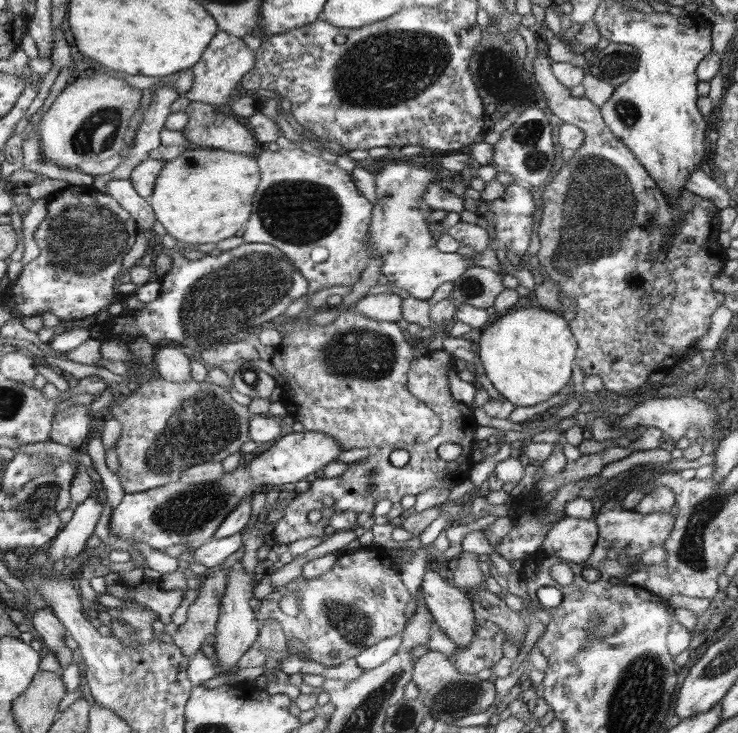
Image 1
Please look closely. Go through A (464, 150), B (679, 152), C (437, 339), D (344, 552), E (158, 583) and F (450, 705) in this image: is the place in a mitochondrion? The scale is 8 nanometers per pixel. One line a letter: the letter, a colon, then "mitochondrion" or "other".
A: other
B: other
C: other
D: other
E: other
F: mitochondrion

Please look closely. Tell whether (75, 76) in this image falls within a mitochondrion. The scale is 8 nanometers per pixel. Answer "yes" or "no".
no

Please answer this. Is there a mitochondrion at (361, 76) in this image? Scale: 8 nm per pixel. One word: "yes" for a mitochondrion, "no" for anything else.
yes

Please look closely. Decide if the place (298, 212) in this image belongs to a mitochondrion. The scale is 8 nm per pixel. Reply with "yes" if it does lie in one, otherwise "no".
yes

